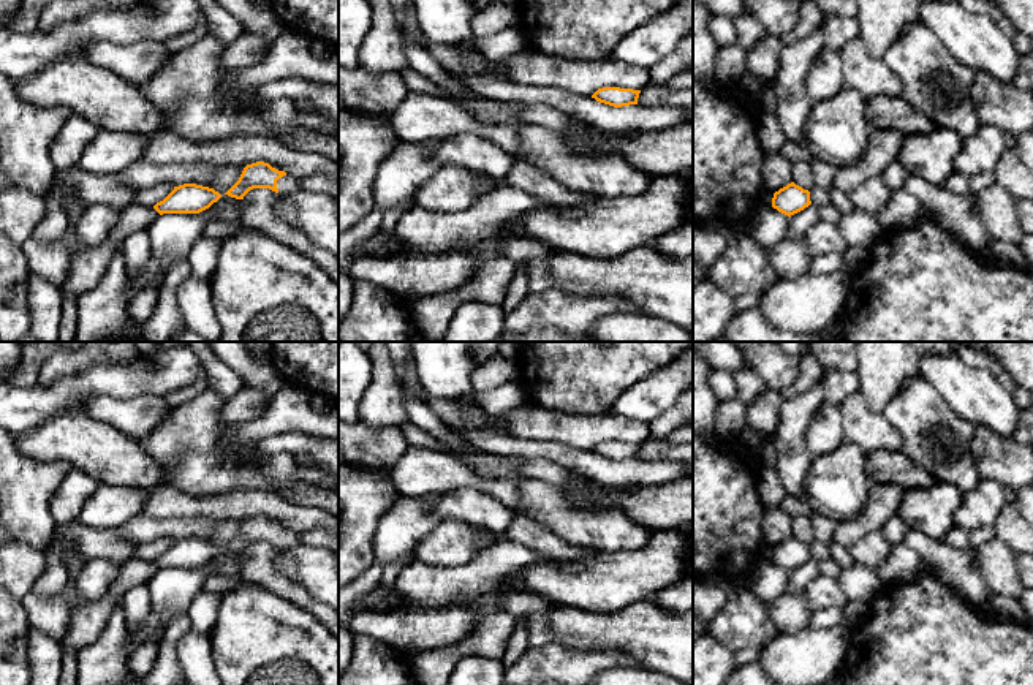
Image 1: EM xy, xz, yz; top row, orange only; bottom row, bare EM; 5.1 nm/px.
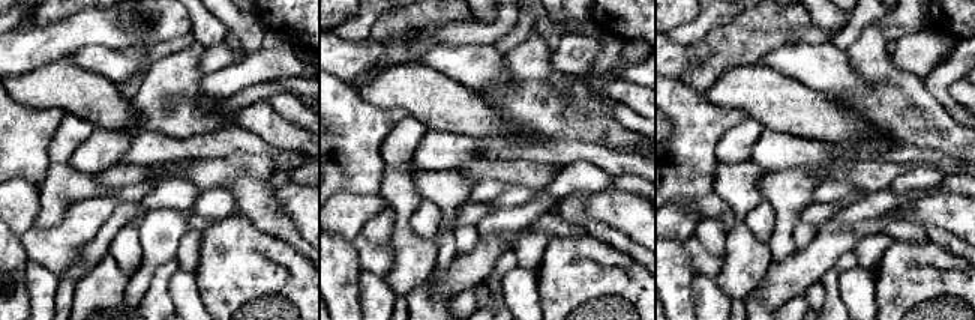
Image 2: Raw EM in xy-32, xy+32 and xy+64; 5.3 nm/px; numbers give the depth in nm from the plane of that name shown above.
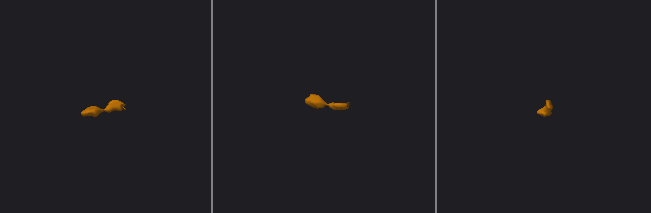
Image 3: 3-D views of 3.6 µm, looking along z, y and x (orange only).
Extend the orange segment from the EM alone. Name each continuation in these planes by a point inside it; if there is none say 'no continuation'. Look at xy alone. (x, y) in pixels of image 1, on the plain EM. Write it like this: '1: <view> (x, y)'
1: xy (287, 538)

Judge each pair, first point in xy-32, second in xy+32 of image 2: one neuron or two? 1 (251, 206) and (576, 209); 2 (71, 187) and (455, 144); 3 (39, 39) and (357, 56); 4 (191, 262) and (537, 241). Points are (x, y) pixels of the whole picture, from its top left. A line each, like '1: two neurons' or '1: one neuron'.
1: one neuron
2: two neurons
3: one neuron
4: one neuron

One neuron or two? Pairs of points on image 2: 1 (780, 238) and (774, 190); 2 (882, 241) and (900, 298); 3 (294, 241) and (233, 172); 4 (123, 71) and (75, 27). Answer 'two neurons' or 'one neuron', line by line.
1: one neuron
2: two neurons
3: one neuron
4: two neurons

